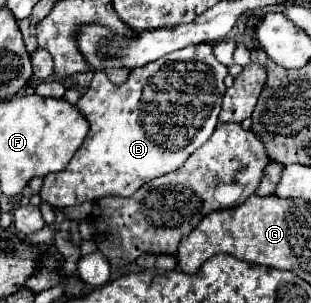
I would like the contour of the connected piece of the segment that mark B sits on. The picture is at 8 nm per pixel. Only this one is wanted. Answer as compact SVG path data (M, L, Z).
M196 44L162 56L144 68L132 70L128 80L120 86L114 86L102 70L96 70L88 92L76 104L80 114L88 120L88 136L64 172L48 174L44 178L40 198L54 208L70 208L106 194L132 196L142 184L180 168L184 160L210 138L218 124L218 114L226 92L226 74L226 66L212 56L212 44Z

